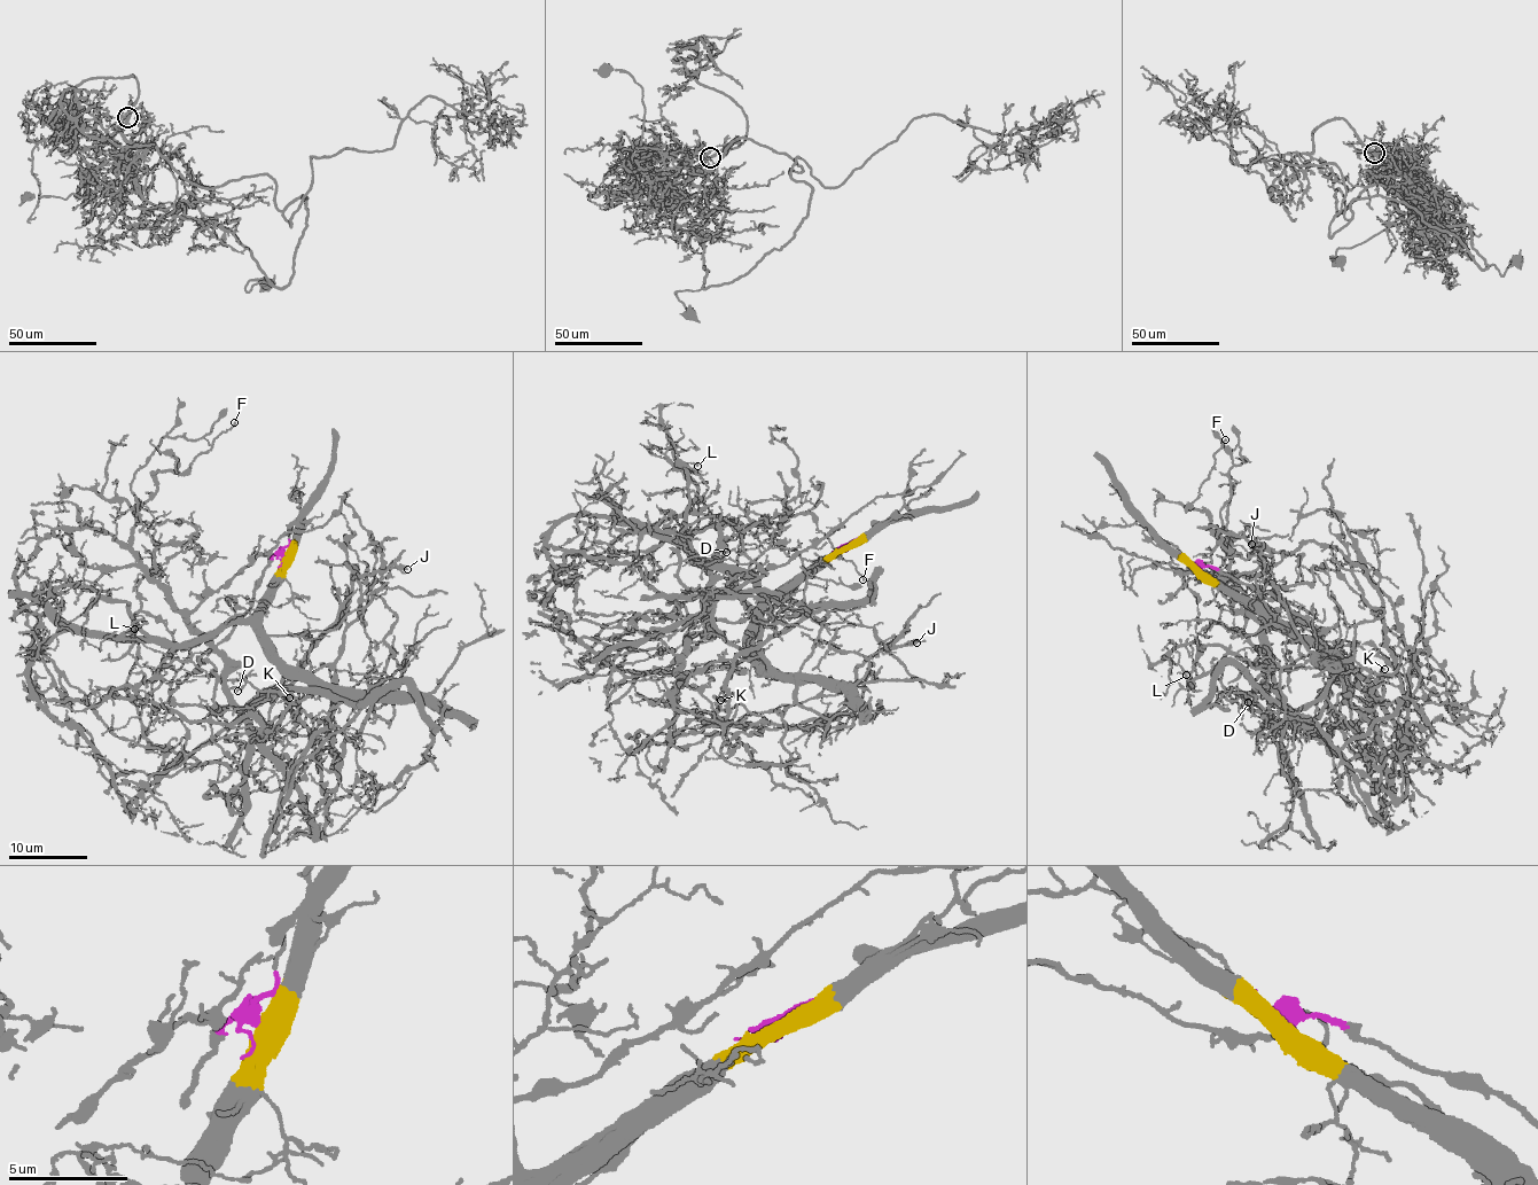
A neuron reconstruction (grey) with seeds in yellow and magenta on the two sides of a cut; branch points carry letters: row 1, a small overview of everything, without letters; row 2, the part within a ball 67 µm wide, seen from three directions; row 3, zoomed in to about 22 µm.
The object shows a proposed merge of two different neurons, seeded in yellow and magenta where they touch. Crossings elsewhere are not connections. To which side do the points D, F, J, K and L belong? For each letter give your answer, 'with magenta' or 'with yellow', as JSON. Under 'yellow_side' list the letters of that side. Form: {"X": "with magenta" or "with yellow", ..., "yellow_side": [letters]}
{"D": "with yellow", "F": "with magenta", "J": "with magenta", "K": "with magenta", "L": "with yellow", "yellow_side": ["D", "L"]}

